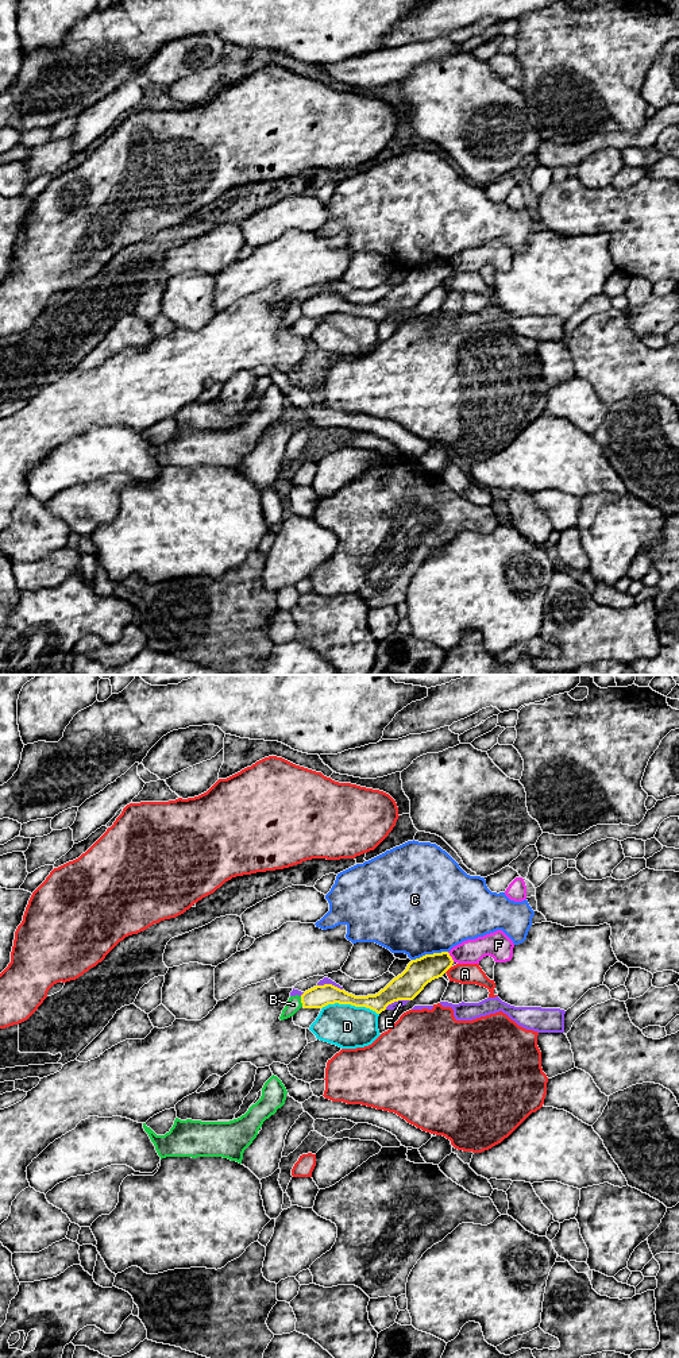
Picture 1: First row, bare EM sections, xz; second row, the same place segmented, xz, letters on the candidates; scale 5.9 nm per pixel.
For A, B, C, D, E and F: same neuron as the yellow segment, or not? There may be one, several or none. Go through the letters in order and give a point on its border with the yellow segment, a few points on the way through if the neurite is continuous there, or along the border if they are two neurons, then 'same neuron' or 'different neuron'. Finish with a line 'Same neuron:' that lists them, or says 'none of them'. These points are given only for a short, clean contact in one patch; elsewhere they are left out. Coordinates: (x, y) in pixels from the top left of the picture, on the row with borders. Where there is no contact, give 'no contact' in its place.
A: contact xz (447, 969); different neuron
B: contact xz (301, 1002); border xz (300, 996), (303, 1006); different neuron
C: contact xz (429, 955); different neuron
D: contact xz (350, 1003); different neuron
E: contact xz (397, 1000); different neuron
F: contact xz (451, 957); border xz (447, 952), (454, 961); different neuron
Same neuron: none of them

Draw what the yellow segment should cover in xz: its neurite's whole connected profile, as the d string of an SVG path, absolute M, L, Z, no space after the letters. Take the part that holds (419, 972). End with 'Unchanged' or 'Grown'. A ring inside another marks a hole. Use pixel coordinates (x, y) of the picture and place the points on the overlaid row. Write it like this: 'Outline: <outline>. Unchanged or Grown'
Outline: M448 952L425 954L412 960L406 969L375 995L355 996L332 984L316 985L301 995L304 1008L323 1008L328 1004L351 1004L381 1014L398 1000L413 1000L424 987L441 977L454 964Z. Unchanged

